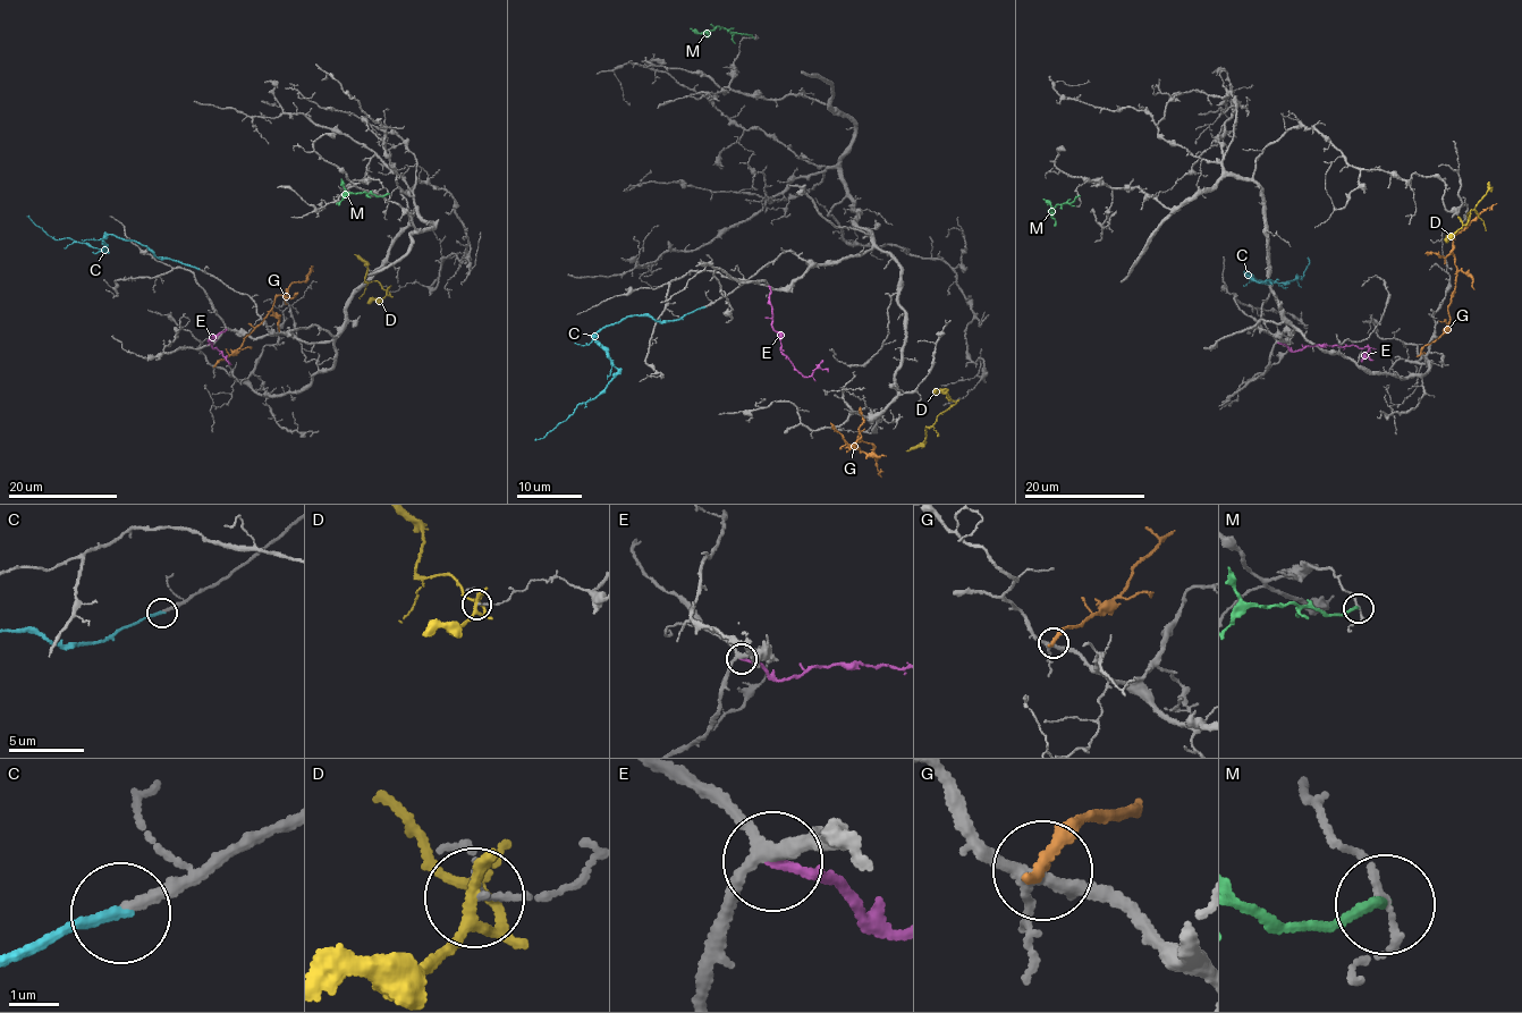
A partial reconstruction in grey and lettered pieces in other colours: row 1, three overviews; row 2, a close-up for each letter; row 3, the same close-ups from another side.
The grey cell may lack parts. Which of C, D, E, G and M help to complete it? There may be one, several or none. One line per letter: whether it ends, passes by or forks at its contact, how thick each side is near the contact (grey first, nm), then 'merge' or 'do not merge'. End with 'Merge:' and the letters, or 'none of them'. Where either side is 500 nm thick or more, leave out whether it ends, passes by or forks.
C: it ends | 200/240 nm | merge
D: it passes by | 120/220 nm | do not merge
E: it ends | 240/160 nm | do not merge
G: it ends | 220/280 nm | do not merge
M: it ends | 120/190 nm | do not merge
Merge: C

